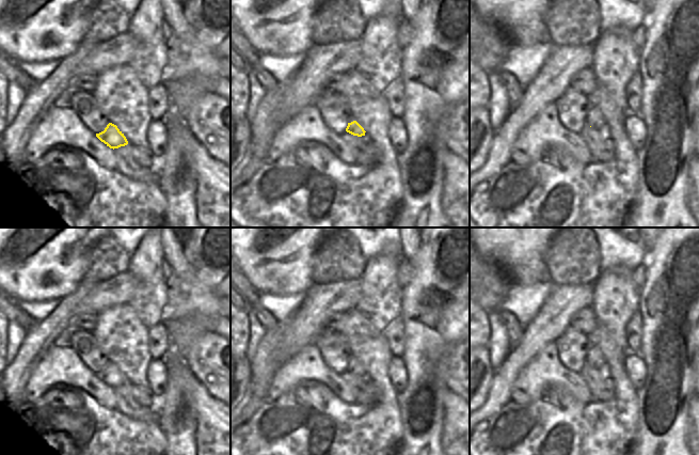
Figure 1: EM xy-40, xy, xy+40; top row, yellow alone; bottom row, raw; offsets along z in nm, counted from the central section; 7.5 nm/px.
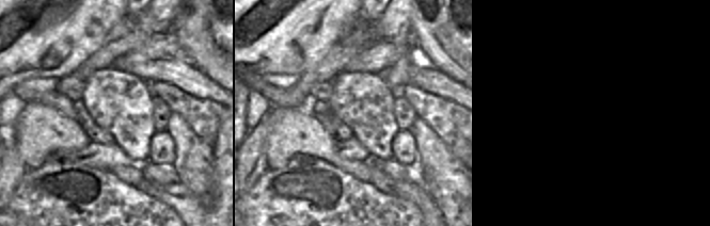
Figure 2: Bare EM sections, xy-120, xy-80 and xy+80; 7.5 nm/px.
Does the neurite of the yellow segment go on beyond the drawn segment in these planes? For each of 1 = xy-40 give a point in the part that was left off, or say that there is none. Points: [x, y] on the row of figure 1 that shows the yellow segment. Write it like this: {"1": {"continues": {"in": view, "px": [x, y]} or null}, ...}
{"1": {"continues": null}}

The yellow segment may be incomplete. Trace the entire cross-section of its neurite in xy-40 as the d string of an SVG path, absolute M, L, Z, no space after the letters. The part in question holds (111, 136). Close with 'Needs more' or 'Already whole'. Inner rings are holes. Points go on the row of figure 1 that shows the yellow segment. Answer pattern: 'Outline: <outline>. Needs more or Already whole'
Outline: M109 123L104 131L96 134L96 137L113 150L128 144L124 134L112 123Z. Already whole

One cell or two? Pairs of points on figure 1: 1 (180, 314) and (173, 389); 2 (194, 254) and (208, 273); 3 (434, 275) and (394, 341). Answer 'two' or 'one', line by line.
1: one
2: one
3: two

